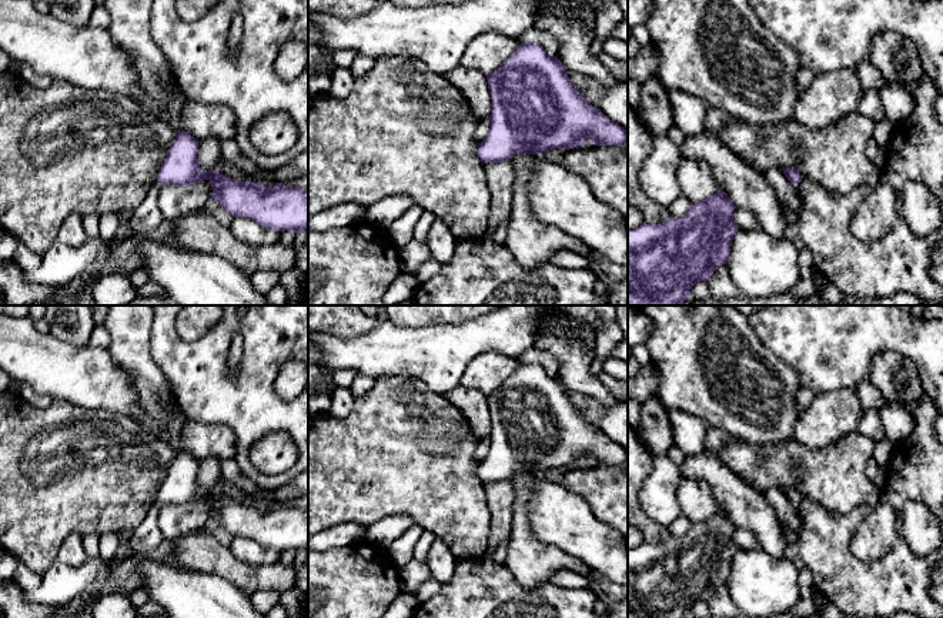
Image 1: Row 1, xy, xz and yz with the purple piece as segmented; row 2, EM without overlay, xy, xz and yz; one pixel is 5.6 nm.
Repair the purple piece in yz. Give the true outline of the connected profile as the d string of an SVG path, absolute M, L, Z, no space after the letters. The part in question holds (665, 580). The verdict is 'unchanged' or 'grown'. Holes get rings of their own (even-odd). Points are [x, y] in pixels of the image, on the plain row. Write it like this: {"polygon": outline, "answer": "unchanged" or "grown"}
{"polygon": "M718 507L712 517L690 524L689 531L681 538L669 537L662 544L643 542L628 549L628 618L689 618L698 601L708 601L719 585L728 582L732 558L738 551L733 541L735 528L733 521Z", "answer": "unchanged"}

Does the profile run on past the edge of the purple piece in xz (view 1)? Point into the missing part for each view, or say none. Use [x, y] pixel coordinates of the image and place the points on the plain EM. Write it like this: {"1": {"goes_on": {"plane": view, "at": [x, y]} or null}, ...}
{"1": {"goes_on": null}}

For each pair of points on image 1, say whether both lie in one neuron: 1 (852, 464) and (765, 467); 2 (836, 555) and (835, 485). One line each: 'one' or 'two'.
1: one
2: two

